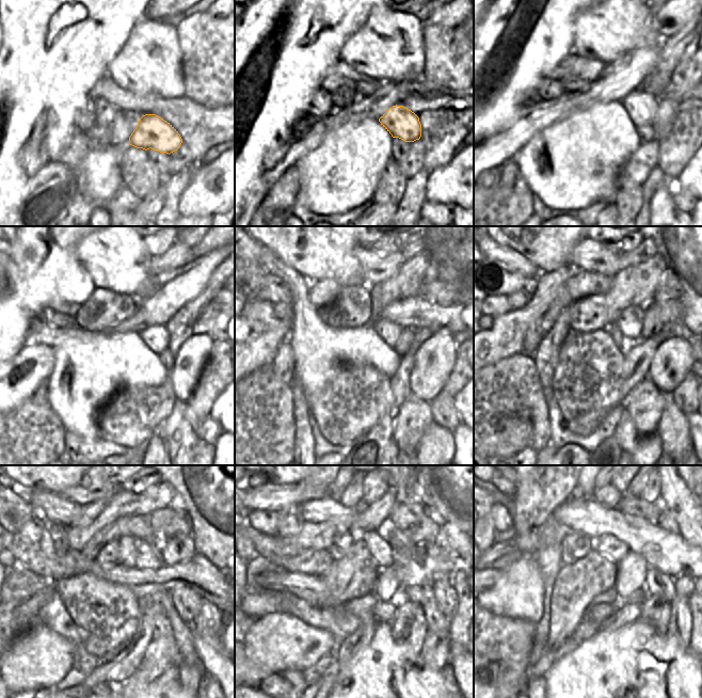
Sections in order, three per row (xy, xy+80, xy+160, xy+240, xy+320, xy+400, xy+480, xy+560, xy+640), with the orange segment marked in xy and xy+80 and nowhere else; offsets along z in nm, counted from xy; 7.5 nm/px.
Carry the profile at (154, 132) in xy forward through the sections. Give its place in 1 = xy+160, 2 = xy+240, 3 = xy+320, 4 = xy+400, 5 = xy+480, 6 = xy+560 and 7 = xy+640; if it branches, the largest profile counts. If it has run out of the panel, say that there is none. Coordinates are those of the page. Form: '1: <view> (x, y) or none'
1: xy+160 (641, 106)
2: xy+240 (157, 337)
3: xy+320 (389, 332)
4: xy+400 (629, 326)
5: xy+480 (145, 558)
6: xy+560 (380, 550)
7: xy+640 (607, 544)

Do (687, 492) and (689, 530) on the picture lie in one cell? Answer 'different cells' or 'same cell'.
same cell

